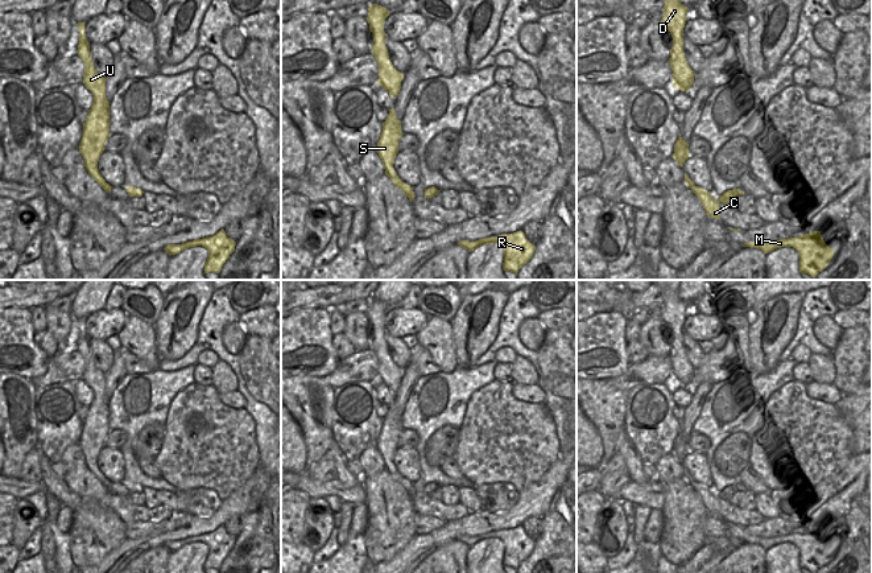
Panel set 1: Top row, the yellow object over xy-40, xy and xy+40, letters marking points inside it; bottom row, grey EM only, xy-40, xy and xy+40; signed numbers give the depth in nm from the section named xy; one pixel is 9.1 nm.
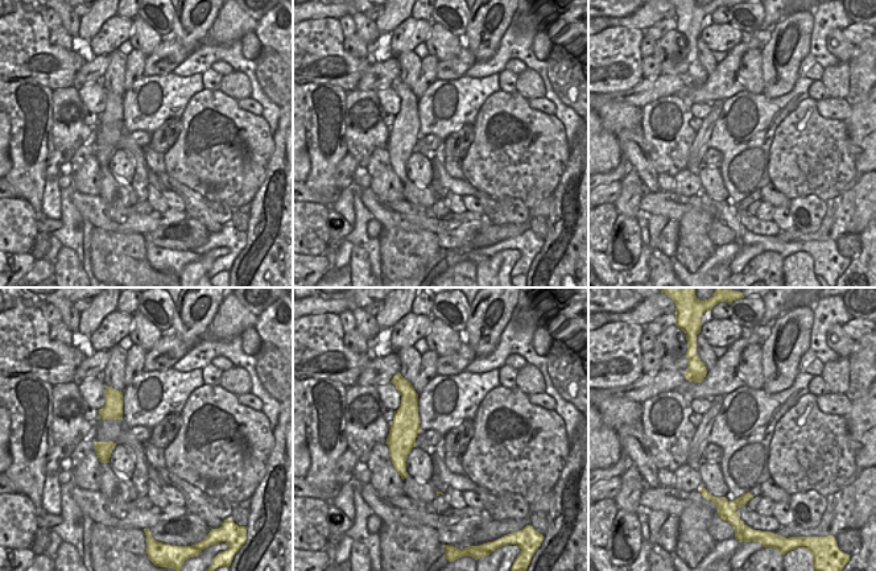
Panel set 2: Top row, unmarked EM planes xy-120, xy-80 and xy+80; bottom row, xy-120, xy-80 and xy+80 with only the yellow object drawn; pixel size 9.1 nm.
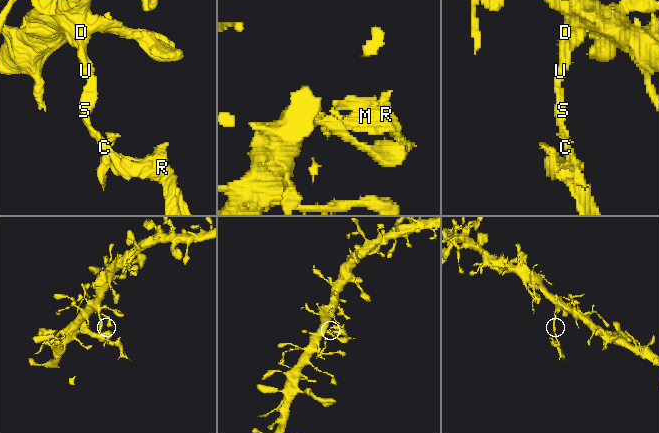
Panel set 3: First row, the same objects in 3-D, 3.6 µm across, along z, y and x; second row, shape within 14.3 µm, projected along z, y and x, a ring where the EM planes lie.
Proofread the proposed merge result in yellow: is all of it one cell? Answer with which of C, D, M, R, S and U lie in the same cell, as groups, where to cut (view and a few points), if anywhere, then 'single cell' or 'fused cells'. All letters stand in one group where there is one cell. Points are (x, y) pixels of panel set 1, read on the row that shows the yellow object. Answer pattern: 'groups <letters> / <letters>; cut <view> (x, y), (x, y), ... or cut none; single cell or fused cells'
groups C M R S U / D; cut xy (387, 52), (383, 56), (375, 57); fused cells

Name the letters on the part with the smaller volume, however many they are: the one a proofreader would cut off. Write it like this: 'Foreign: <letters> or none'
Foreign: C, M, R, S, U

